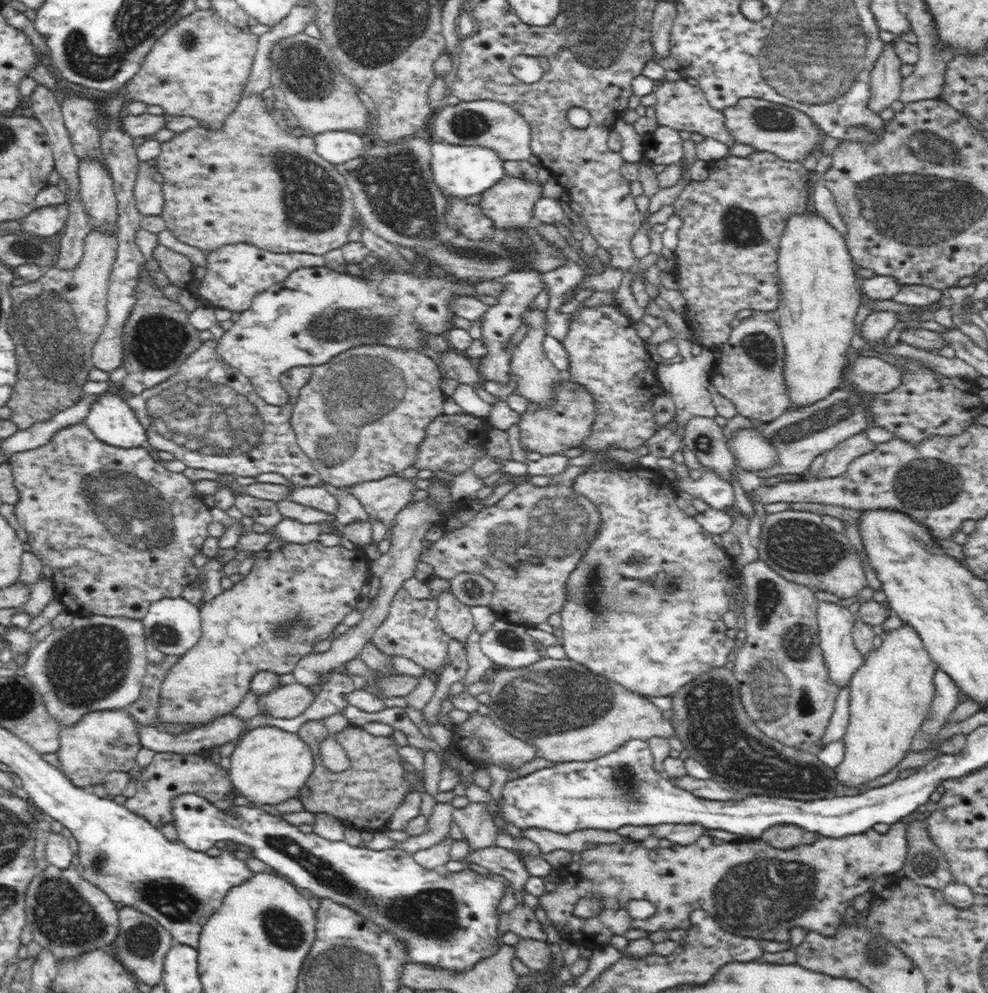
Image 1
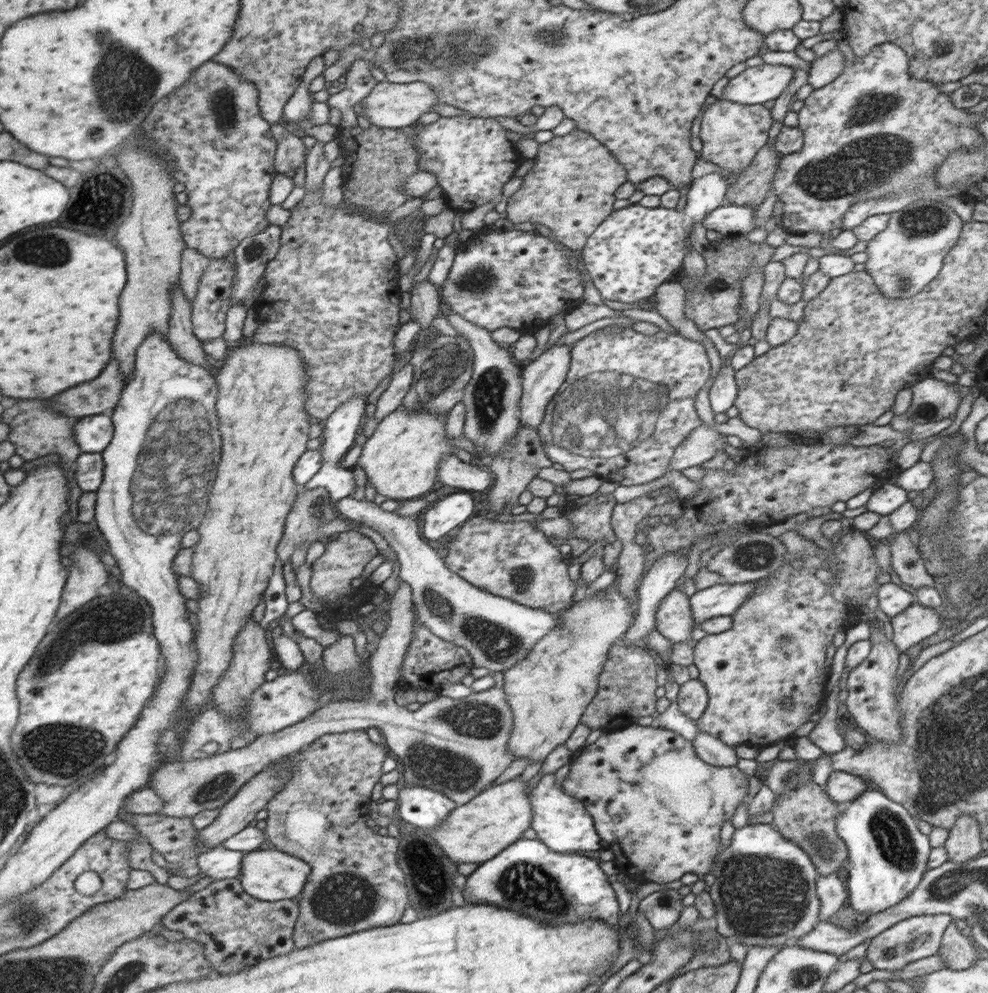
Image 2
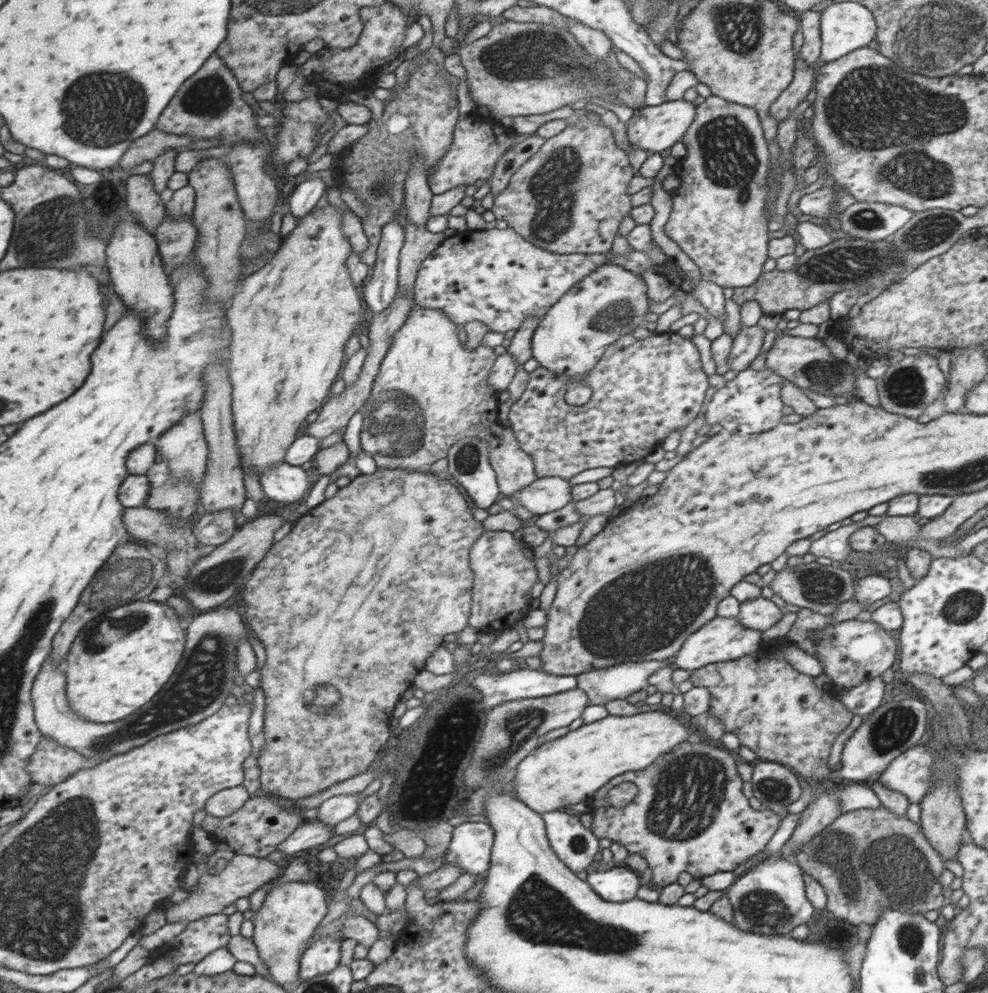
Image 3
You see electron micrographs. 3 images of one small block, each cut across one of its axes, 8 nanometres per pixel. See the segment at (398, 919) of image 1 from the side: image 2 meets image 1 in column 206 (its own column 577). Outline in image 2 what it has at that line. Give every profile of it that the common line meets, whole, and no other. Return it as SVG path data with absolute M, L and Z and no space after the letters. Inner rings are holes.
M553 773L541 775L536 787L529 792L532 804L532 822L530 827L536 838L545 843L549 850L565 853L571 850L598 850L602 847L601 840L595 834L591 817L585 807L577 799L567 796L559 787L555 787Z

